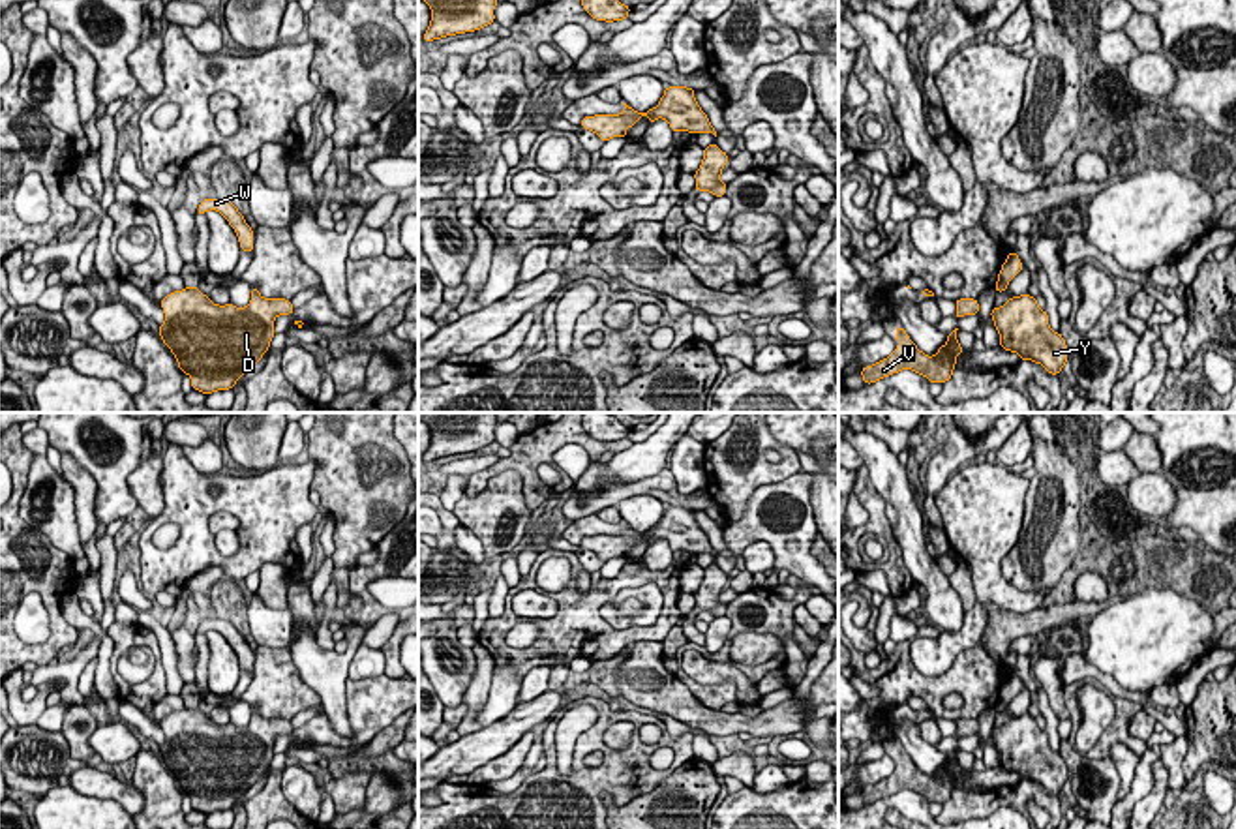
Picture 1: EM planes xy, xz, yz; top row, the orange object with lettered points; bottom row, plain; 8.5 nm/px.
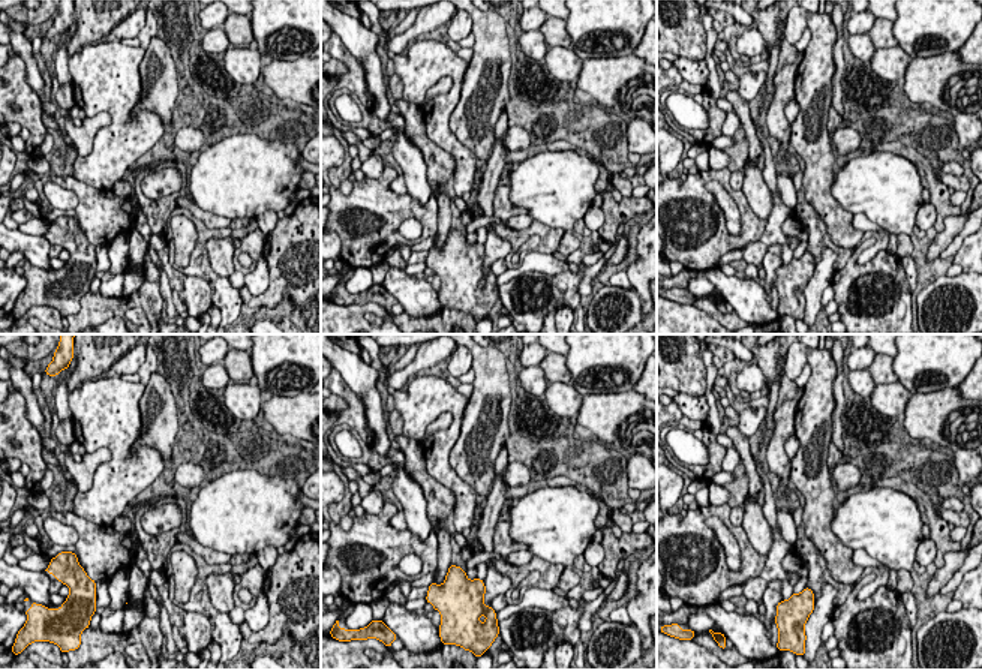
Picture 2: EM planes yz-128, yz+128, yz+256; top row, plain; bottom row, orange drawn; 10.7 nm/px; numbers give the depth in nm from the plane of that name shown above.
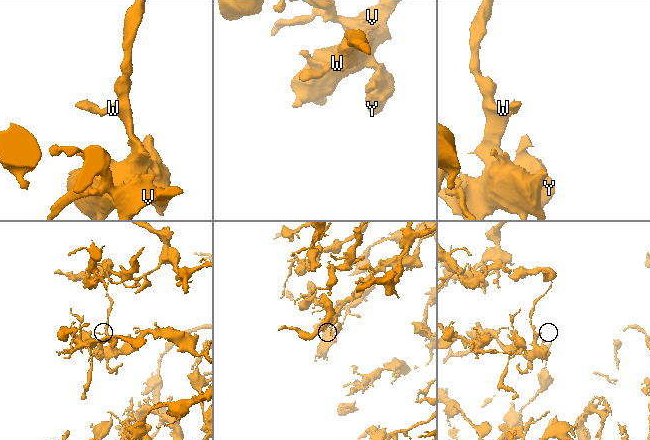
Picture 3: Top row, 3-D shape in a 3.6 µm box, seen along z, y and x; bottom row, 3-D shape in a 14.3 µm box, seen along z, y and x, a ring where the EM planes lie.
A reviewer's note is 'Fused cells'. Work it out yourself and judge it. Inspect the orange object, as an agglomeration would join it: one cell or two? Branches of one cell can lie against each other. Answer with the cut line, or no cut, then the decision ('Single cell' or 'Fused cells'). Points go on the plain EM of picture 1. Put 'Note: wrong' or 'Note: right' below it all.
No split. Single cell
Note: wrong

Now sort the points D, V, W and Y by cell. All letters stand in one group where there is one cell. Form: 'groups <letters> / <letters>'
groups D V W Y

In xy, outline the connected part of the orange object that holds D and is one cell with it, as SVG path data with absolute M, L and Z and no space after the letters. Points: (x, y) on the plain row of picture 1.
M197 705L167 715L159 726L165 733L159 758L174 775L182 793L189 795L191 808L206 816L233 808L268 771L276 756L274 739L294 731L291 720L263 718L257 707L251 707L251 720L246 728L214 724Z

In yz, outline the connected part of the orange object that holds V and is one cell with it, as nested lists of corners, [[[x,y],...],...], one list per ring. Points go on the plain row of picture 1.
[[[897,746],[898,765],[887,778],[861,790],[865,805],[876,803],[902,790],[912,790],[927,797],[928,803],[943,805],[951,799],[957,786],[955,780],[964,771],[957,761],[957,750],[958,748],[947,754],[947,763],[942,765],[934,776],[928,776],[917,769],[902,746]]]

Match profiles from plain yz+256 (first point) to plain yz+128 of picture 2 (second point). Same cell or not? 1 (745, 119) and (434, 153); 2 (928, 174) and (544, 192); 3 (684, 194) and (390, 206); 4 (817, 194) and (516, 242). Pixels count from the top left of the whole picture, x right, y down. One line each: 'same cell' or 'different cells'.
1: same cell
2: different cells
3: same cell
4: different cells

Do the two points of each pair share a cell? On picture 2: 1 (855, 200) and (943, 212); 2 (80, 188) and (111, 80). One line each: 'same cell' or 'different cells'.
1: different cells
2: different cells

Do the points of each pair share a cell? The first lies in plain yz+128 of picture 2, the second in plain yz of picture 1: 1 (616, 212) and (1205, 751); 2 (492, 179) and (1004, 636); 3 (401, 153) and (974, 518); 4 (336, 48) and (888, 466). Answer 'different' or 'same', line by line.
1: same
2: different
3: different
4: different

